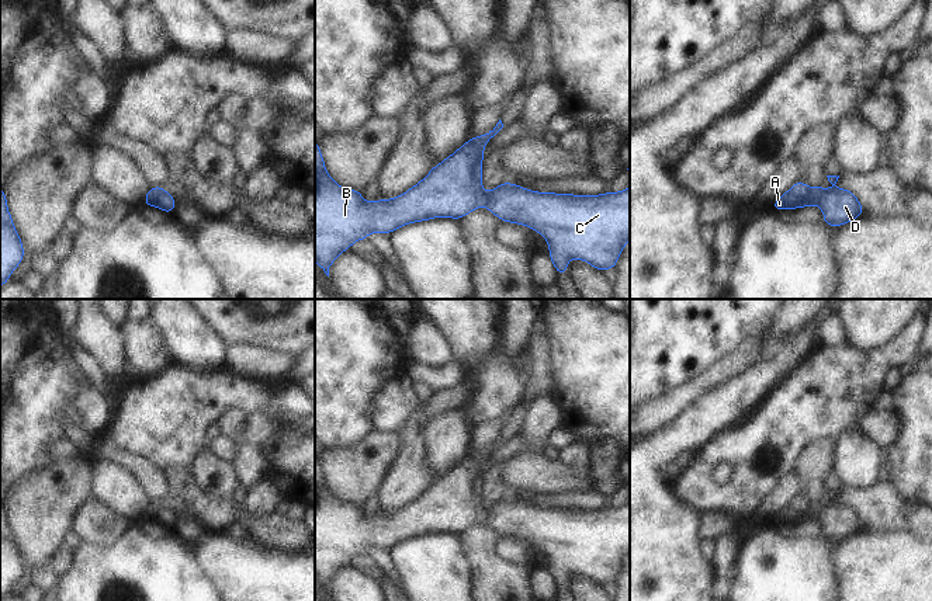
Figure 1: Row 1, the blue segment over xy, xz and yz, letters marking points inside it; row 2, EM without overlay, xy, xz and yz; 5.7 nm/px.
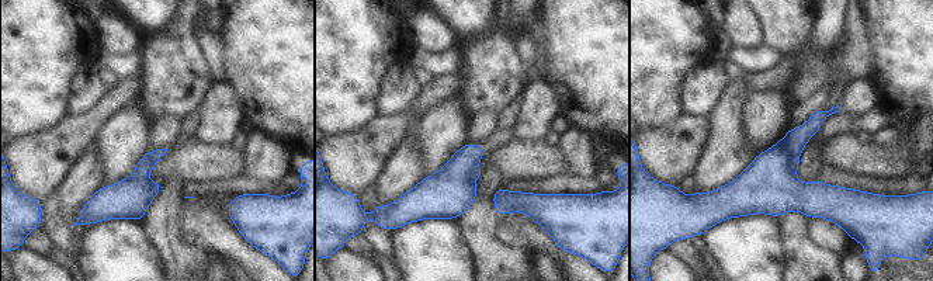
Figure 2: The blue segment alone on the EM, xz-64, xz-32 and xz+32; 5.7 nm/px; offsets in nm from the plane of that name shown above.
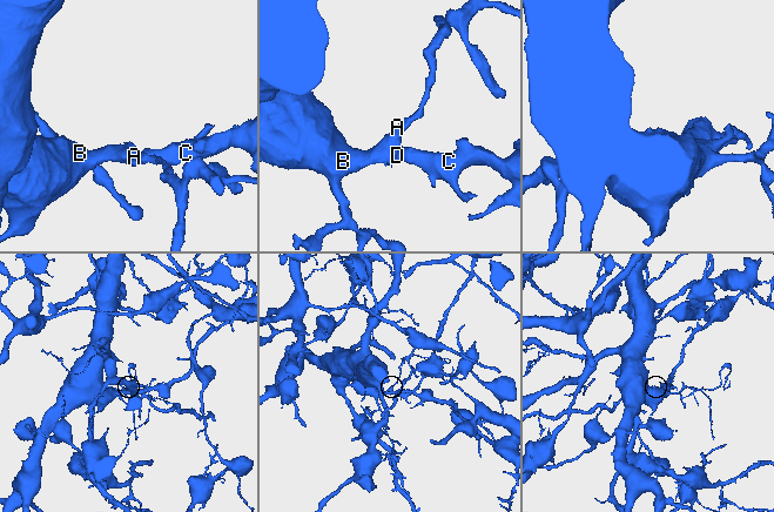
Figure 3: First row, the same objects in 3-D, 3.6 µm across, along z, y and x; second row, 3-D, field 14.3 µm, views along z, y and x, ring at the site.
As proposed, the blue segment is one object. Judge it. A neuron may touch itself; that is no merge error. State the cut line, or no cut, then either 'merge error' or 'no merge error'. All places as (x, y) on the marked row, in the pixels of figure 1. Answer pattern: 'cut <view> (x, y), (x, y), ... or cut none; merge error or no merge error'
cut xz (481, 159), (471, 172), (477, 180); merge error

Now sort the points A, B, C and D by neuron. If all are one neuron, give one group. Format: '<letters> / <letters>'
A / B C D

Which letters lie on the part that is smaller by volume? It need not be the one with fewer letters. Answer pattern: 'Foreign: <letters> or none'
Foreign: A

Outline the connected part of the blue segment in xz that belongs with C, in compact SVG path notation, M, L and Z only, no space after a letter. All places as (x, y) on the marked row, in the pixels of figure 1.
M470 139L402 195L365 202L361 191L343 188L332 180L325 169L319 143L315 142L315 261L329 277L336 257L349 251L354 242L365 240L371 232L391 235L408 223L433 218L460 220L478 206L485 206L502 222L524 225L538 232L550 246L548 256L559 275L567 274L571 258L583 260L599 271L616 267L630 240L630 187L600 195L565 195L537 192L506 181L486 192L481 180L471 174L475 163L484 156L485 152L478 152Z

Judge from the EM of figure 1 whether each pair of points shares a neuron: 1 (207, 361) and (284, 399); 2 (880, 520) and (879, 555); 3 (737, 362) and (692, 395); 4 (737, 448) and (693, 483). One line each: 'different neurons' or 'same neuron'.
1: different neurons
2: different neurons
3: same neuron
4: same neuron

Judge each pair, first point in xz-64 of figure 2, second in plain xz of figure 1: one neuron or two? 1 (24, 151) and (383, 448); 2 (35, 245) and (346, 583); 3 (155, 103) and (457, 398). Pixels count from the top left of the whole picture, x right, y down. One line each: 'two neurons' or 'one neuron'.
1: one neuron
2: two neurons
3: two neurons

